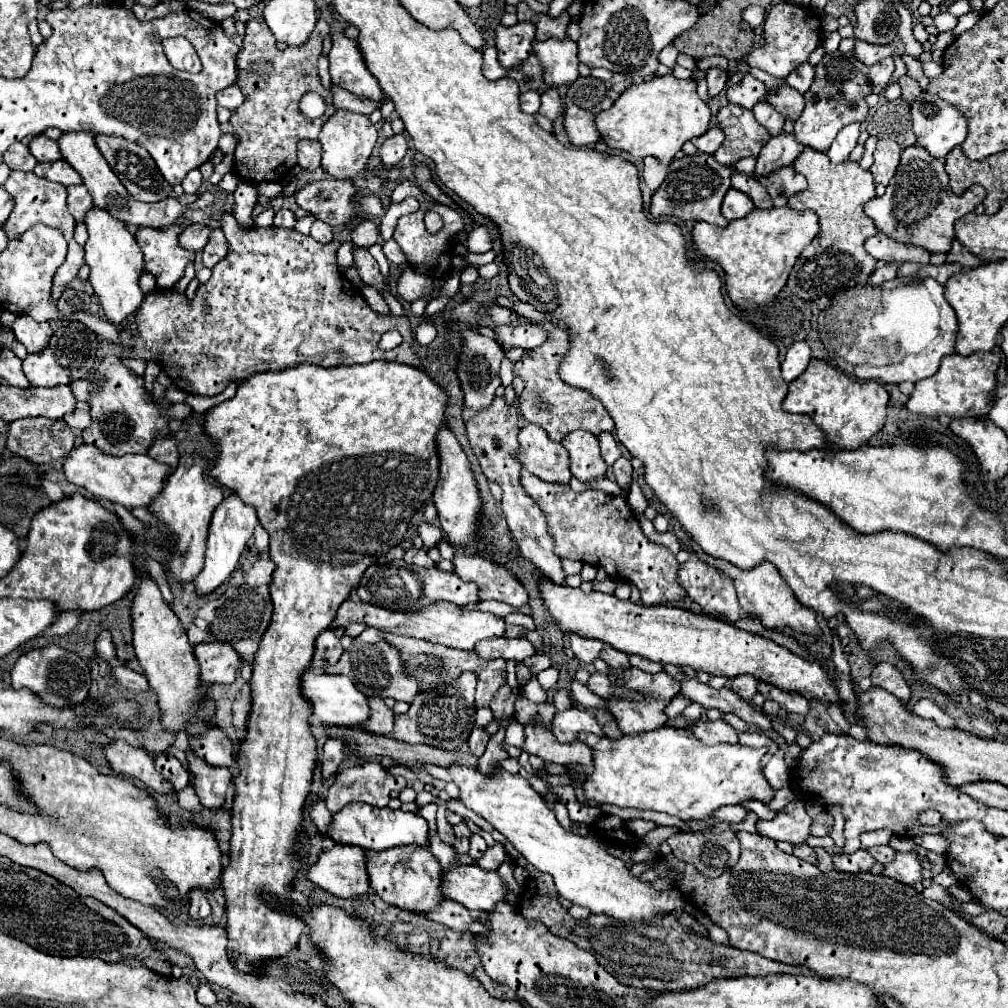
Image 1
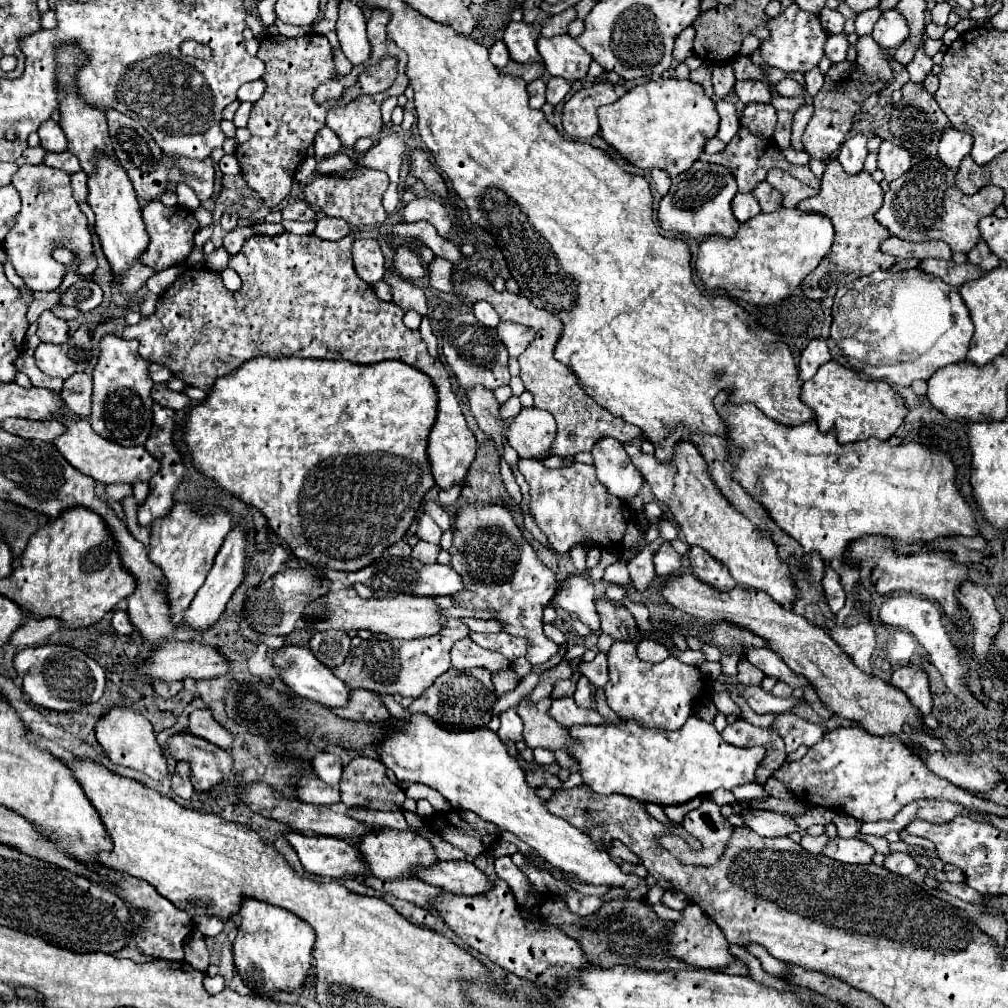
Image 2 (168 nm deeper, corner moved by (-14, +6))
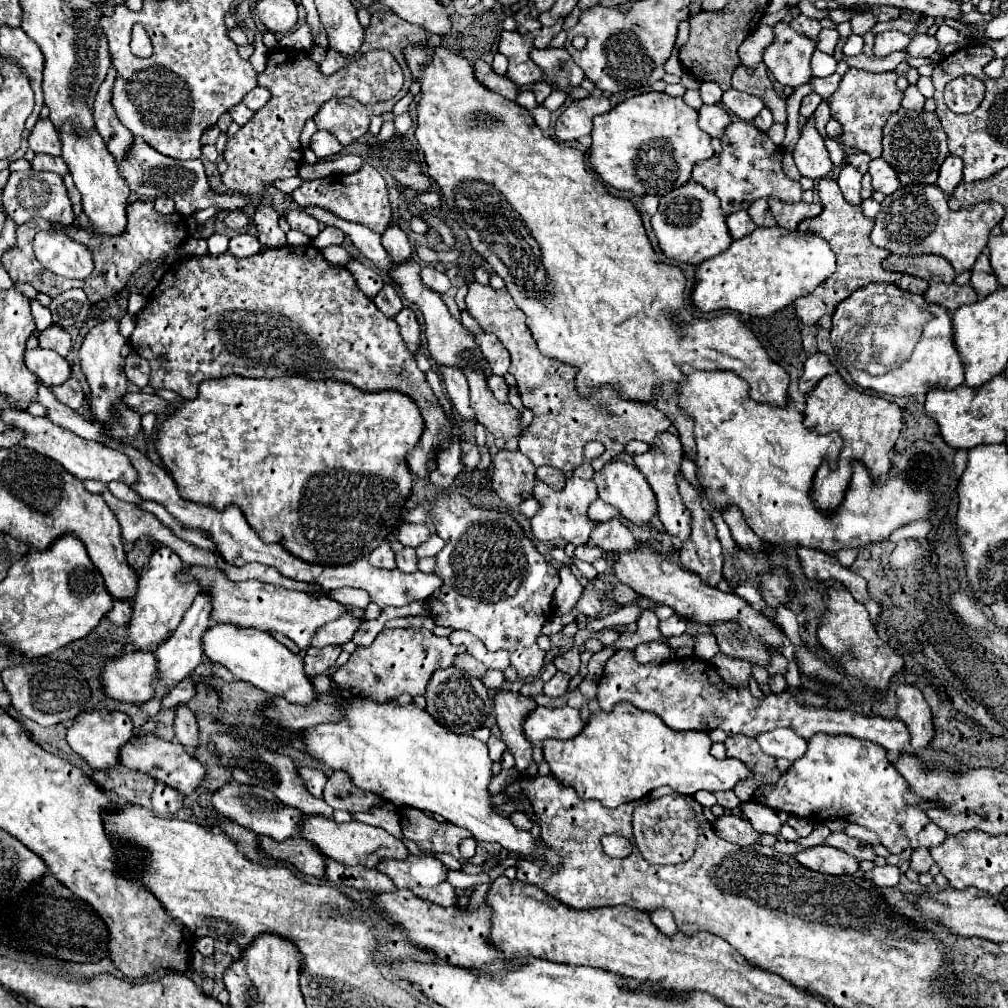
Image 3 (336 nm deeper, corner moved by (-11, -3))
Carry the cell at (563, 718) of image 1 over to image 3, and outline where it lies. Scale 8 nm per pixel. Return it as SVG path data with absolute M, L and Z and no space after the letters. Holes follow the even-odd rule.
M538 705L528 719L524 719L524 735L530 743L540 743L548 737L572 739L584 727L580 711L568 705L564 707L542 707Z

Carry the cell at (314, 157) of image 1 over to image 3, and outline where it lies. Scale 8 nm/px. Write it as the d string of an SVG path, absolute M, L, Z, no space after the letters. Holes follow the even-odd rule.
M316 131L312 135L312 141L310 141L310 149L316 153L318 159L326 159L326 157L332 157L336 153L340 153L342 145L336 137L332 137L328 131Z

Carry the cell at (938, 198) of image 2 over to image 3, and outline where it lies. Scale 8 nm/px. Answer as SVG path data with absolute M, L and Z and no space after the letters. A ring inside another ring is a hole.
M908 185L884 197L870 237L874 245L896 255L940 255L950 261L956 273L964 273L974 267L974 261L988 243L990 231L1002 221L1002 217L1004 207L996 201L984 201L952 211L946 195L936 185Z

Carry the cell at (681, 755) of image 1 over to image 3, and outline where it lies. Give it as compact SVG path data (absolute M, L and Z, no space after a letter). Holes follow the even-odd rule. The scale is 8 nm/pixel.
M618 703L610 713L598 711L590 715L584 731L574 739L544 739L542 741L544 759L550 765L552 775L562 783L572 787L582 799L596 799L608 809L616 809L622 803L646 797L652 789L660 785L672 787L680 795L694 795L700 789L706 791L728 791L738 781L748 777L748 767L736 759L718 761L710 755L710 737L700 731L672 731L668 729L656 713L644 713L632 703Z

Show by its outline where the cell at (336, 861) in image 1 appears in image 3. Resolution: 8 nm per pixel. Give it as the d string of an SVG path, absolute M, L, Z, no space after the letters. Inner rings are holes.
M258 837L258 847L266 857L292 863L300 873L310 877L324 877L324 855L306 839L286 839L274 841L268 837Z

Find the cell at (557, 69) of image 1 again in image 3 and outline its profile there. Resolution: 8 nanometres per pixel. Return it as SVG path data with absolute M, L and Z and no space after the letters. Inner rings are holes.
M532 49L530 59L550 77L552 85L564 91L578 87L584 79L584 71L572 61L568 51L562 49Z

